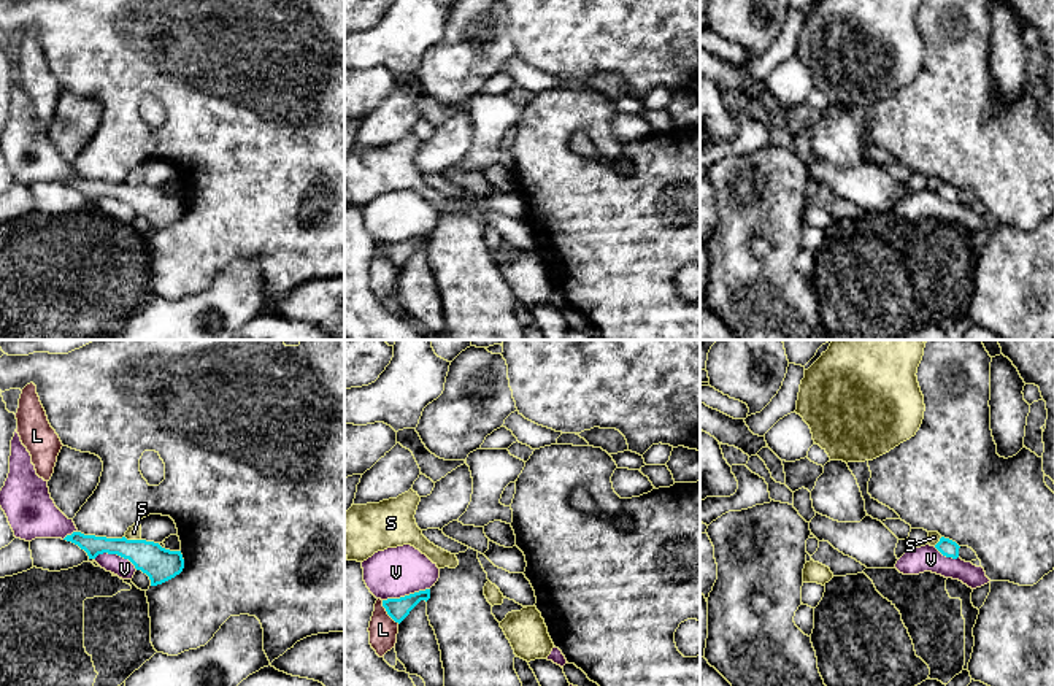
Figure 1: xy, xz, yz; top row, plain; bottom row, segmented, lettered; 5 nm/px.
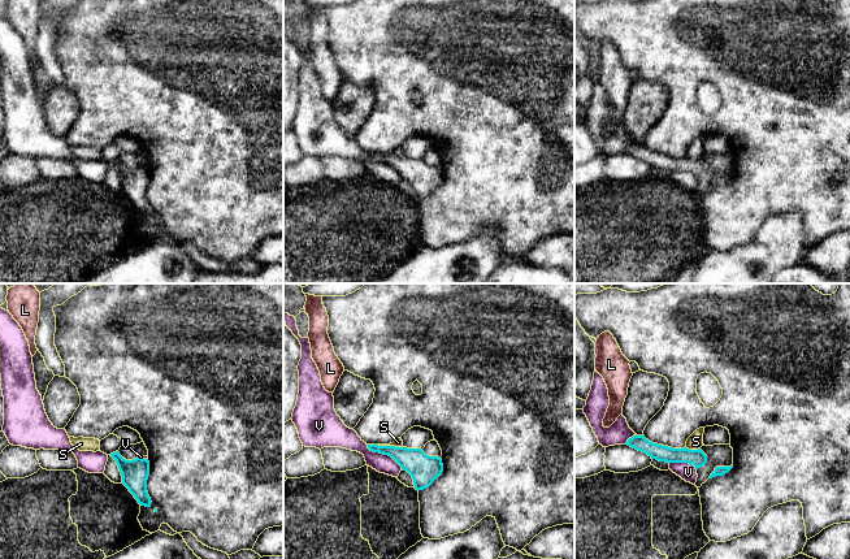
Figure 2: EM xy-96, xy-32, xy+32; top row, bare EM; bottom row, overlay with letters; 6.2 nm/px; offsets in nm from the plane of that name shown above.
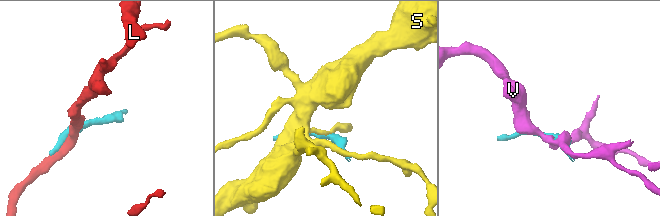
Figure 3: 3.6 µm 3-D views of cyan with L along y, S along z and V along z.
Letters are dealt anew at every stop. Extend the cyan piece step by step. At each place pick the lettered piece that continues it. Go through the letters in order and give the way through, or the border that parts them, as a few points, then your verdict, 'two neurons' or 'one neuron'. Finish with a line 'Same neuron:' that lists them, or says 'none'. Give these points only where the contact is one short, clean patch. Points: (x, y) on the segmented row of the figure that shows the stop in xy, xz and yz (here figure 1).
L: two neurons
S: along xy (124, 535), (140, 540) | two neurons
V: two neurons
Same neuron: none

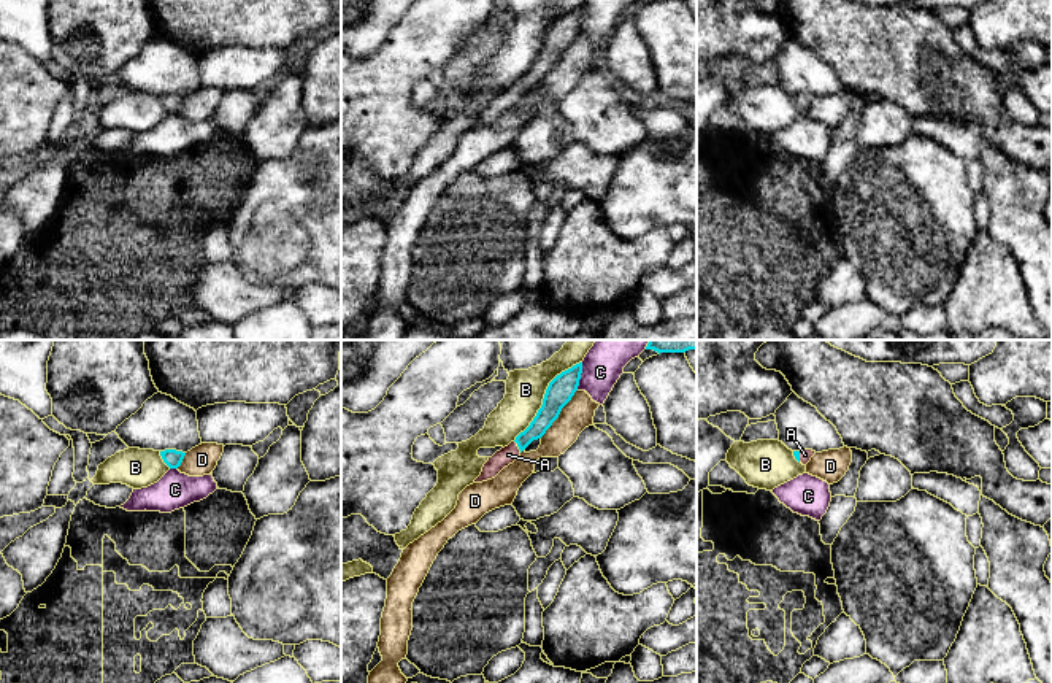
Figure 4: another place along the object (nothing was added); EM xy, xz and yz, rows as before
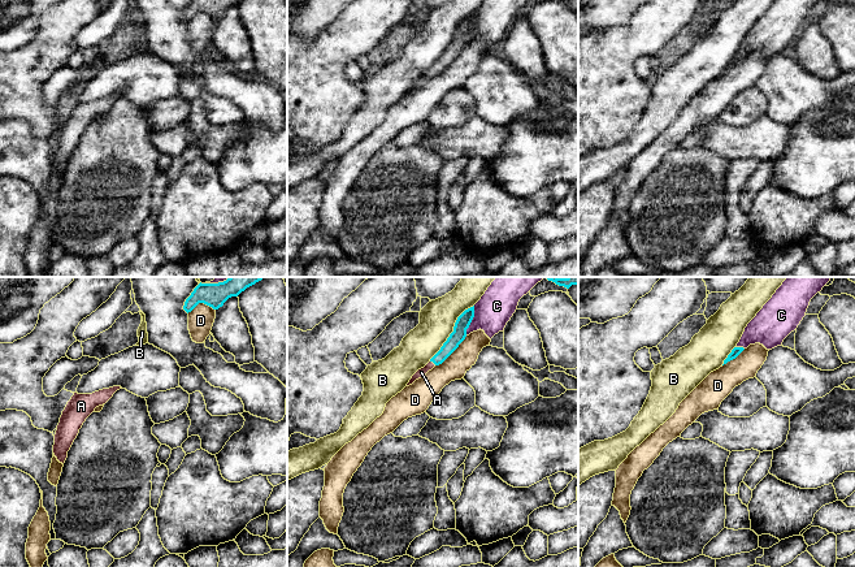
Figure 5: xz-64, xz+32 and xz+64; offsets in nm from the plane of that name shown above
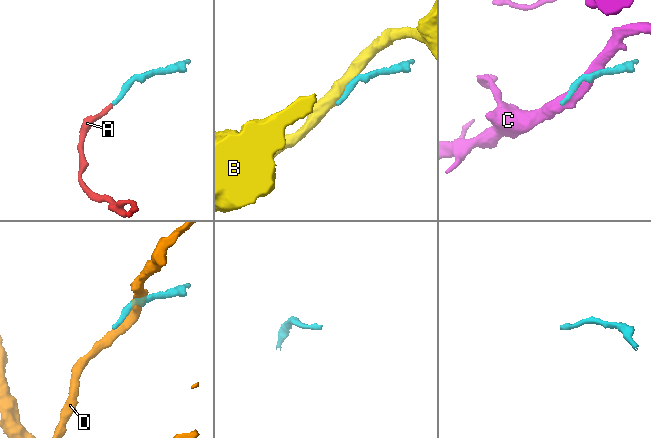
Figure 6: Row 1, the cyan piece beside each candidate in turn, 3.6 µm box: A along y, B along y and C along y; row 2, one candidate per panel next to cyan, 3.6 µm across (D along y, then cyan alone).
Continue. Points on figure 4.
A: across xz (548, 413), (518, 445), (508, 455) | one neuron
B: two neurons
C: two neurons
D: two neurons
Same neuron: A

